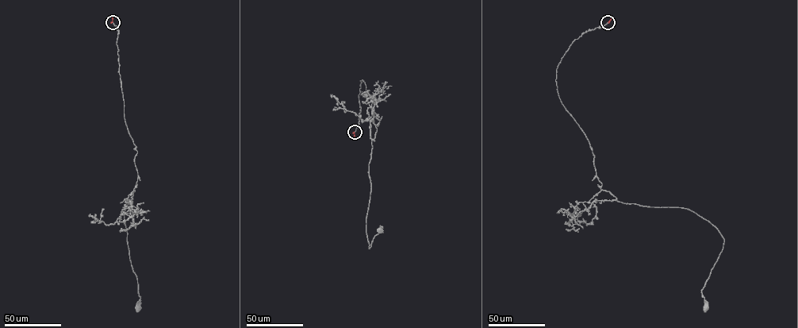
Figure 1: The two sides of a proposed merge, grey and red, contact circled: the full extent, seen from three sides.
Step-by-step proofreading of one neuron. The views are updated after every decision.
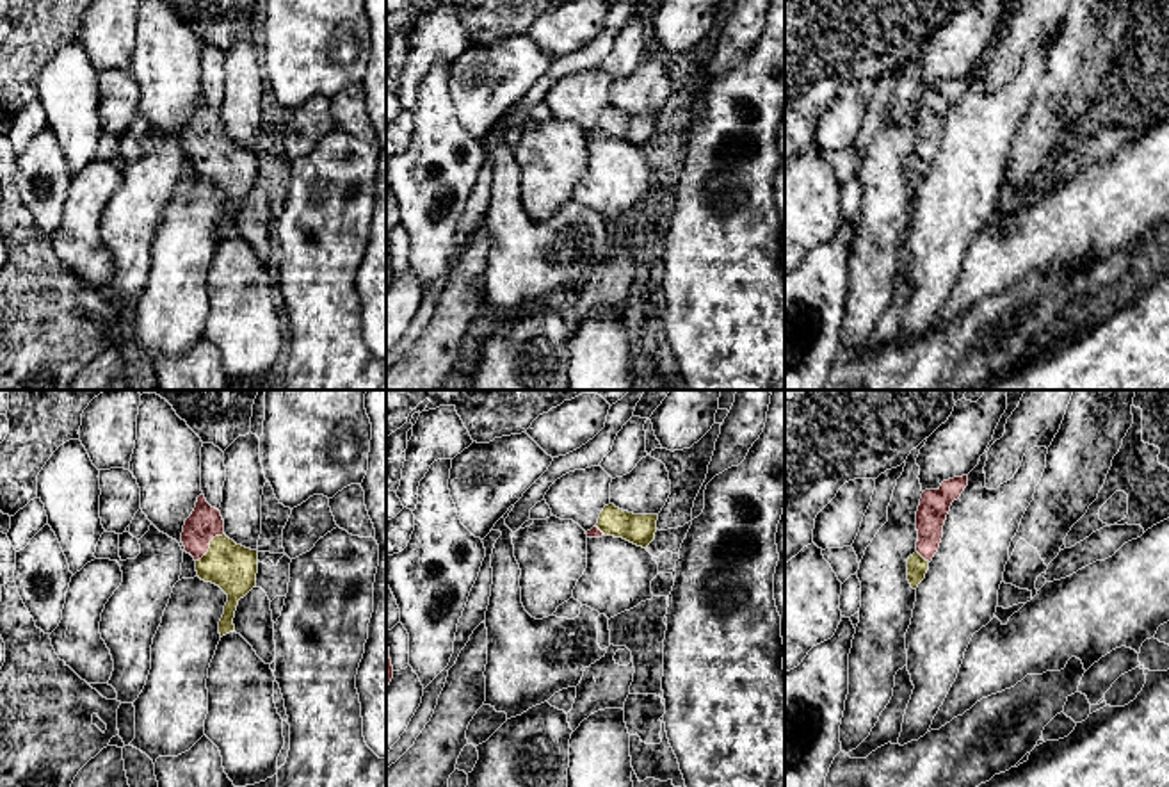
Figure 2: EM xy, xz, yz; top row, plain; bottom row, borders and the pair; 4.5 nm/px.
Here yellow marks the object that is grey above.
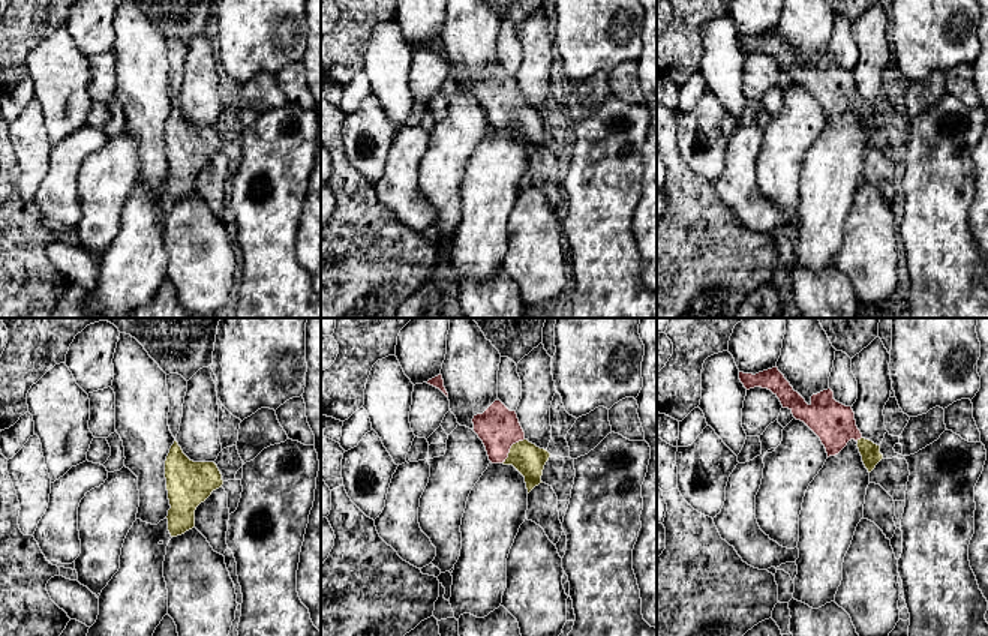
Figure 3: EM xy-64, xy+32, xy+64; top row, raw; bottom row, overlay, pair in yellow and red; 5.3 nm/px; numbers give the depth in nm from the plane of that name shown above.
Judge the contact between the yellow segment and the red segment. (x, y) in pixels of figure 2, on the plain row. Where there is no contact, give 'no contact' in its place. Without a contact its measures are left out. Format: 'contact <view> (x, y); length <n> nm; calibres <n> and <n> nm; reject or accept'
contact xy (210, 146); length 180 nm; calibres 220 and 150 nm; accept

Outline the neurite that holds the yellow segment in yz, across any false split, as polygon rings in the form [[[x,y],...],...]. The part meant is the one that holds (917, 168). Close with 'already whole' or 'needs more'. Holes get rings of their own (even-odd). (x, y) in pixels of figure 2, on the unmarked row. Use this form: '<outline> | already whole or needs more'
[[[968,77],[943,82],[938,91],[925,91],[916,112],[916,153],[907,160],[907,182],[913,191],[925,180],[929,164],[939,150],[950,107],[968,87]]] | needs more

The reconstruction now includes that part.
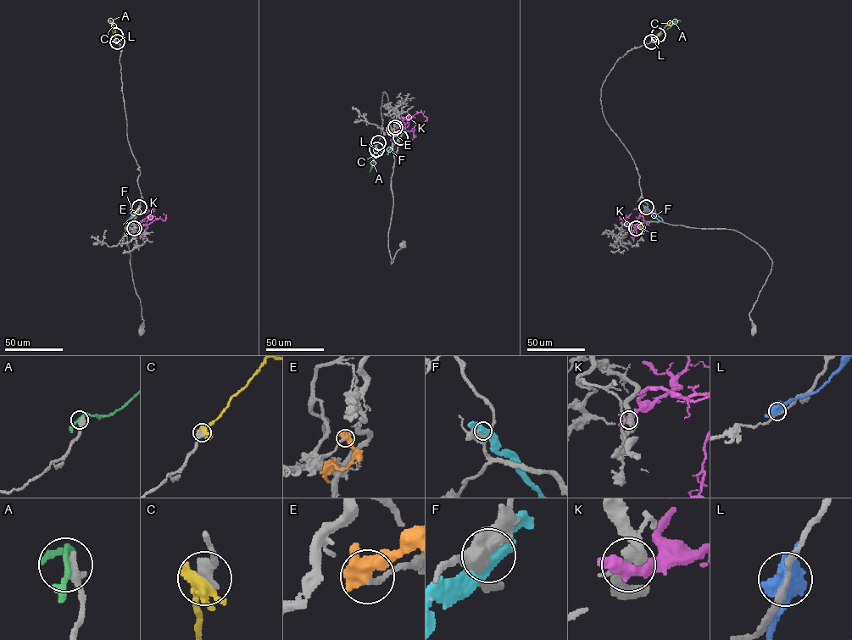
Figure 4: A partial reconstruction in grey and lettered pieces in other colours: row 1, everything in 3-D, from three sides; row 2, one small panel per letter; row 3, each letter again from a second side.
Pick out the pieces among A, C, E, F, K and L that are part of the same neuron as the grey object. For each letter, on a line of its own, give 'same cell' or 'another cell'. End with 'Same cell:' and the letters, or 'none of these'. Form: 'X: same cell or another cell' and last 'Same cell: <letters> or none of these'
A: another cell
C: same cell
E: another cell
F: another cell
K: another cell
L: another cell
Same cell: C

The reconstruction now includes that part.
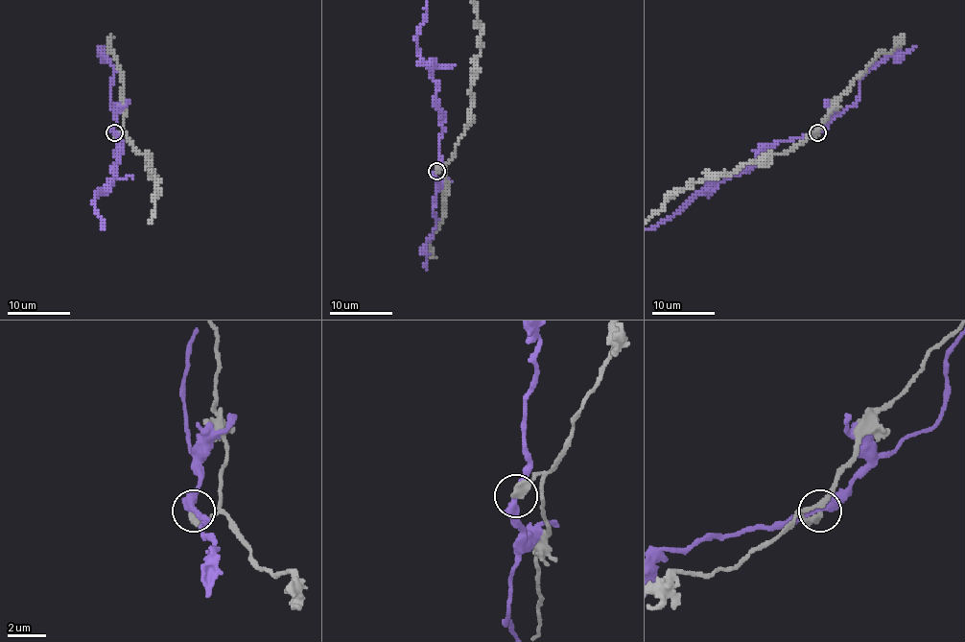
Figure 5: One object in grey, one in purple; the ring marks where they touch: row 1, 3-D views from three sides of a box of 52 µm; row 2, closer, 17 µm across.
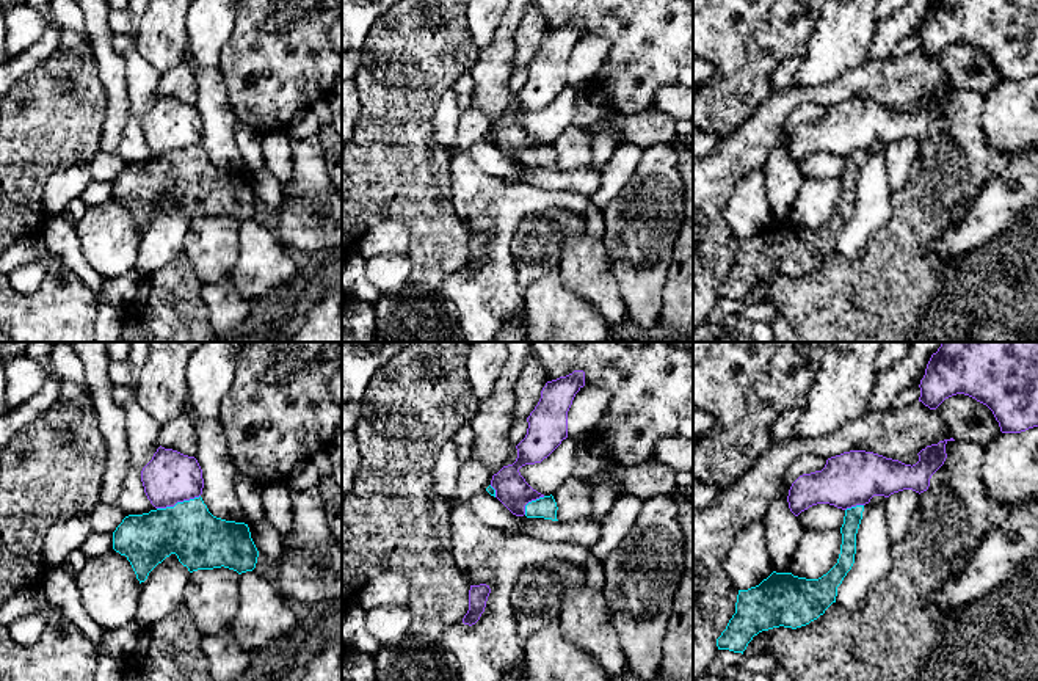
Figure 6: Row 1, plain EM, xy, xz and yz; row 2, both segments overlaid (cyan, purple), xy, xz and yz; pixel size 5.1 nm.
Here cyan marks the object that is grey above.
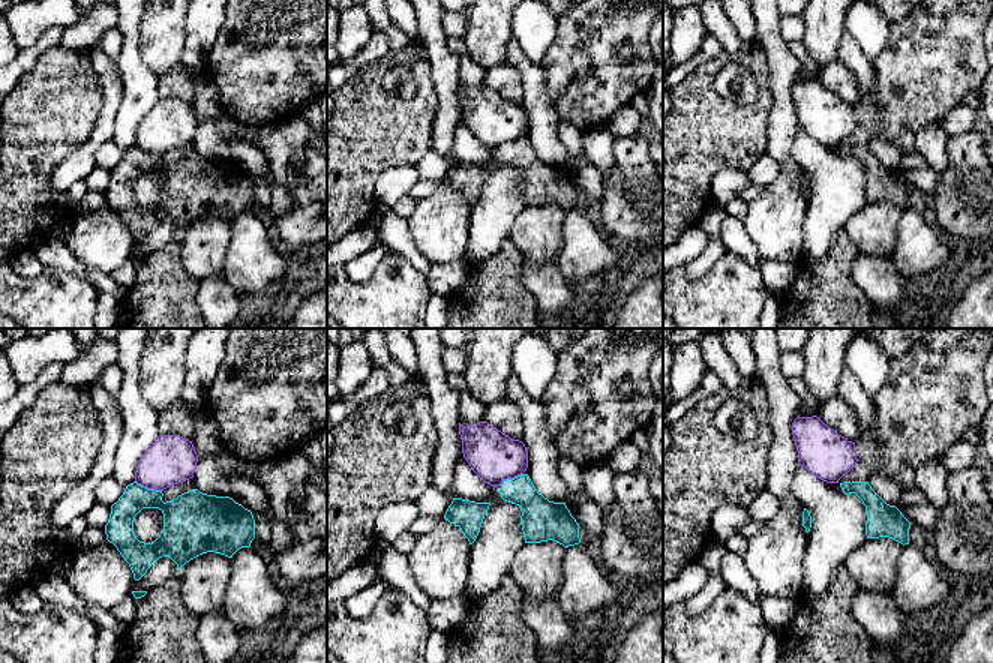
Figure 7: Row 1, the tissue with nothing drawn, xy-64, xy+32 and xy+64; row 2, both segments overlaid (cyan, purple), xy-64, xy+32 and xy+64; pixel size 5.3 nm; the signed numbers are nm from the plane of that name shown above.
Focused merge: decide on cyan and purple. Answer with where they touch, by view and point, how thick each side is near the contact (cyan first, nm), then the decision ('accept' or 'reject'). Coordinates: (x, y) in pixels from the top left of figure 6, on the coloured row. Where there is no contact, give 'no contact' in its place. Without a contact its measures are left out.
xy (177, 502) | 280/260 nm | reject

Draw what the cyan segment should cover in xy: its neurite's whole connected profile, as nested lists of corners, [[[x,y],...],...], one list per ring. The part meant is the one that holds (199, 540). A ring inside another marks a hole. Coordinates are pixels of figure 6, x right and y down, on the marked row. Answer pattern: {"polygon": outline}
{"polygon": [[[201,496],[174,507],[125,516],[113,532],[113,549],[127,557],[140,584],[171,554],[176,554],[190,573],[224,566],[241,574],[252,571],[259,557],[248,524],[213,516]]]}

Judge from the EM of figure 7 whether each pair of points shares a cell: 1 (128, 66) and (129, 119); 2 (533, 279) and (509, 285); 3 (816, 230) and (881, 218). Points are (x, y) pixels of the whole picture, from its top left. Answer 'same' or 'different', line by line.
1: same
2: different
3: different

